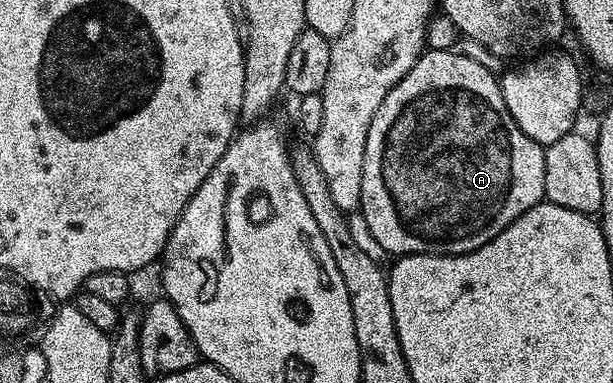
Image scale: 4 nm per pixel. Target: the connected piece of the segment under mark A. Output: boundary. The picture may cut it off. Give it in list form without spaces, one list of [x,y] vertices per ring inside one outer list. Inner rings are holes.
[[[423,50],[422,56],[404,73],[404,77],[380,101],[380,109],[376,109],[376,117],[372,117],[372,125],[368,129],[368,145],[364,149],[364,181],[362,182],[362,201],[360,213],[368,221],[368,229],[372,229],[372,237],[384,245],[391,256],[404,255],[463,255],[469,251],[480,249],[492,237],[496,237],[512,221],[516,221],[528,209],[532,209],[546,197],[544,189],[544,161],[546,152],[543,144],[532,141],[516,125],[516,121],[508,113],[502,100],[502,84],[496,75],[482,65],[472,61],[469,54],[458,55],[457,50],[431,51]]]

